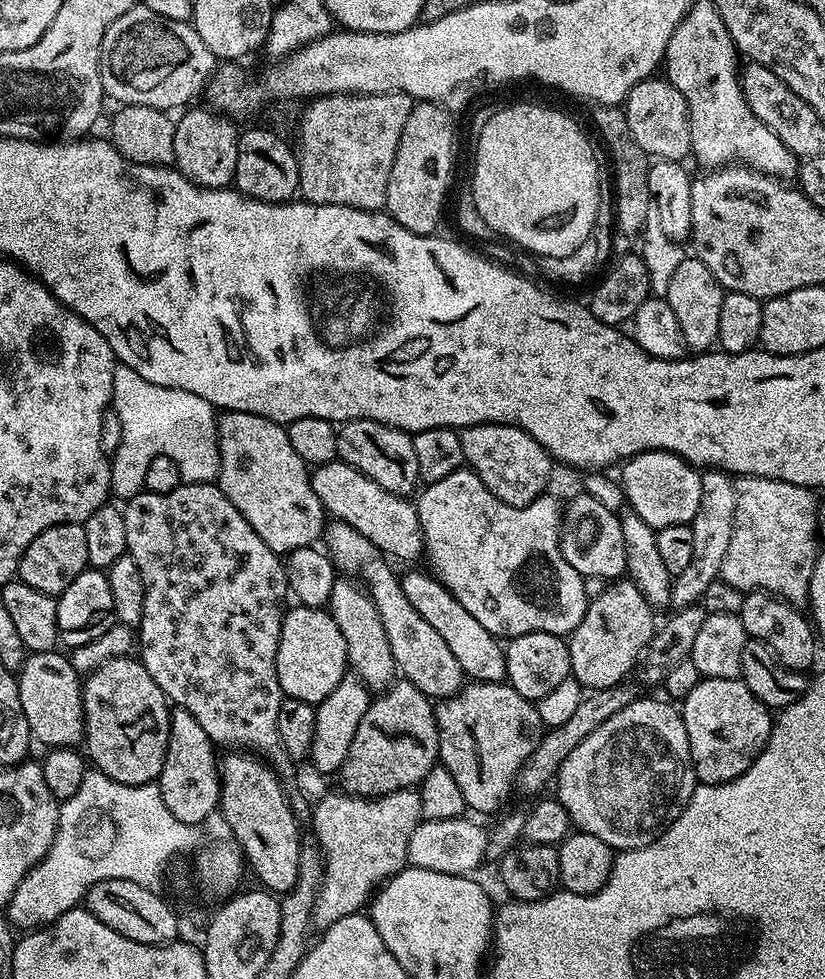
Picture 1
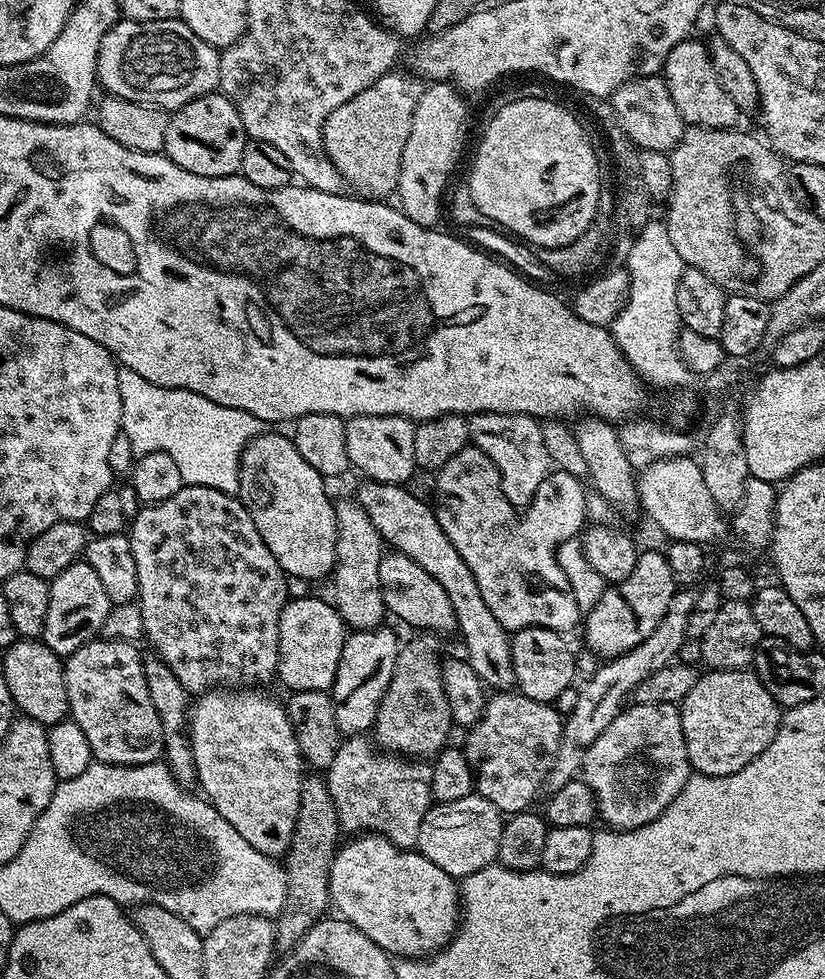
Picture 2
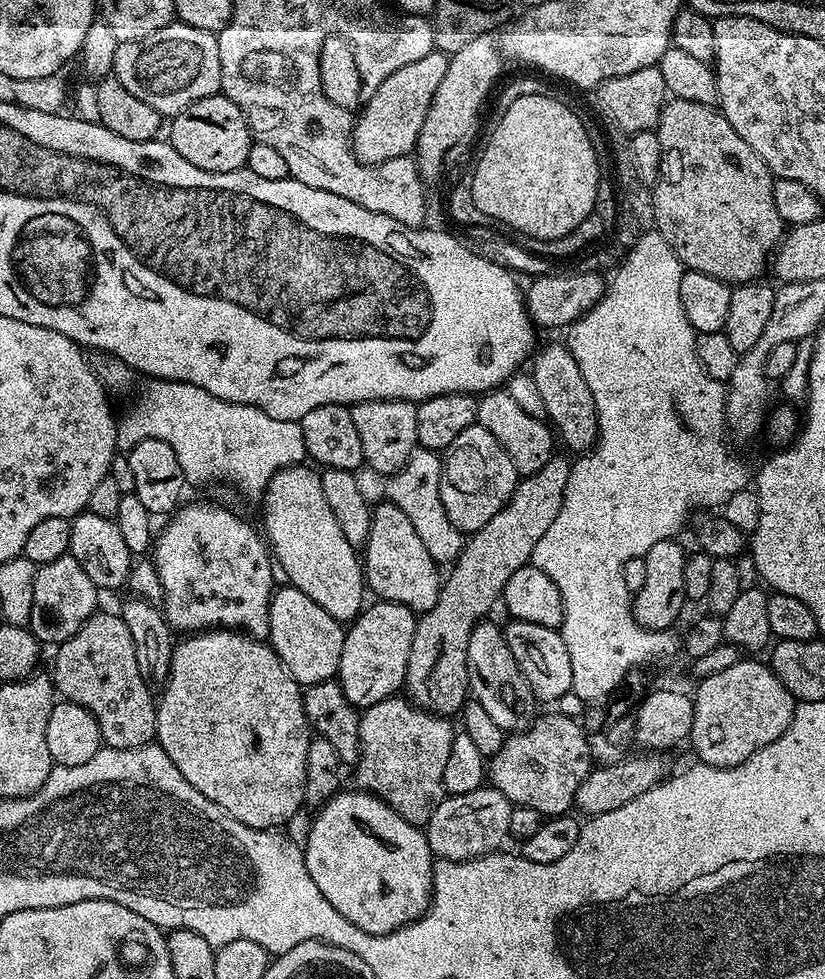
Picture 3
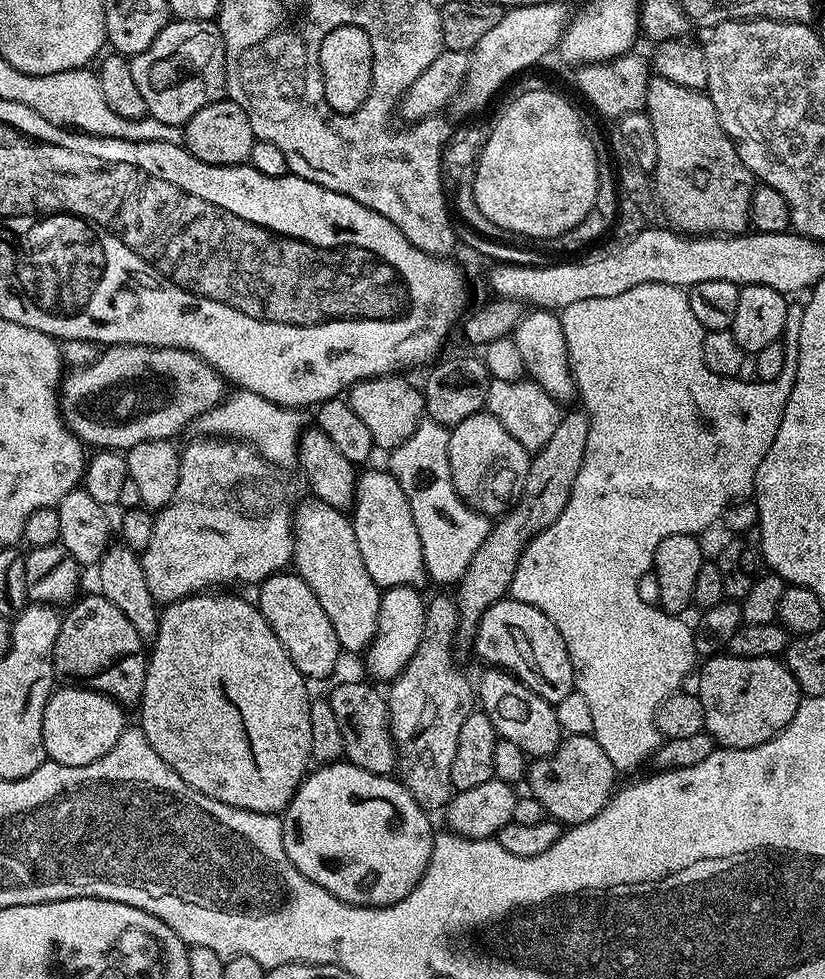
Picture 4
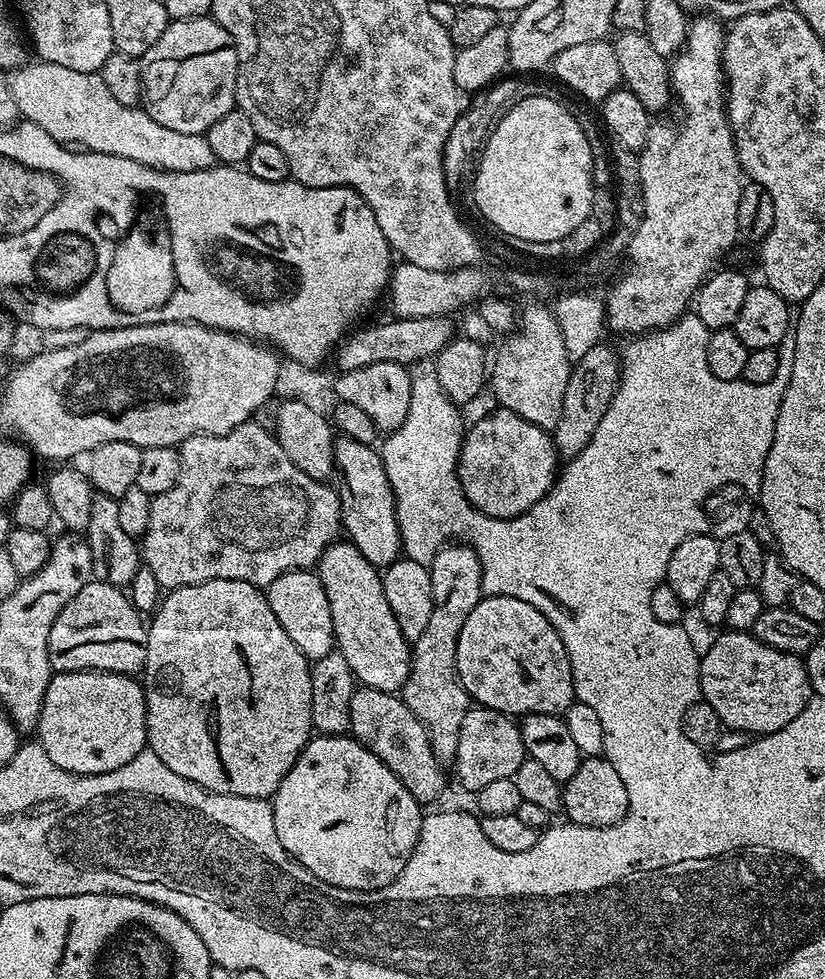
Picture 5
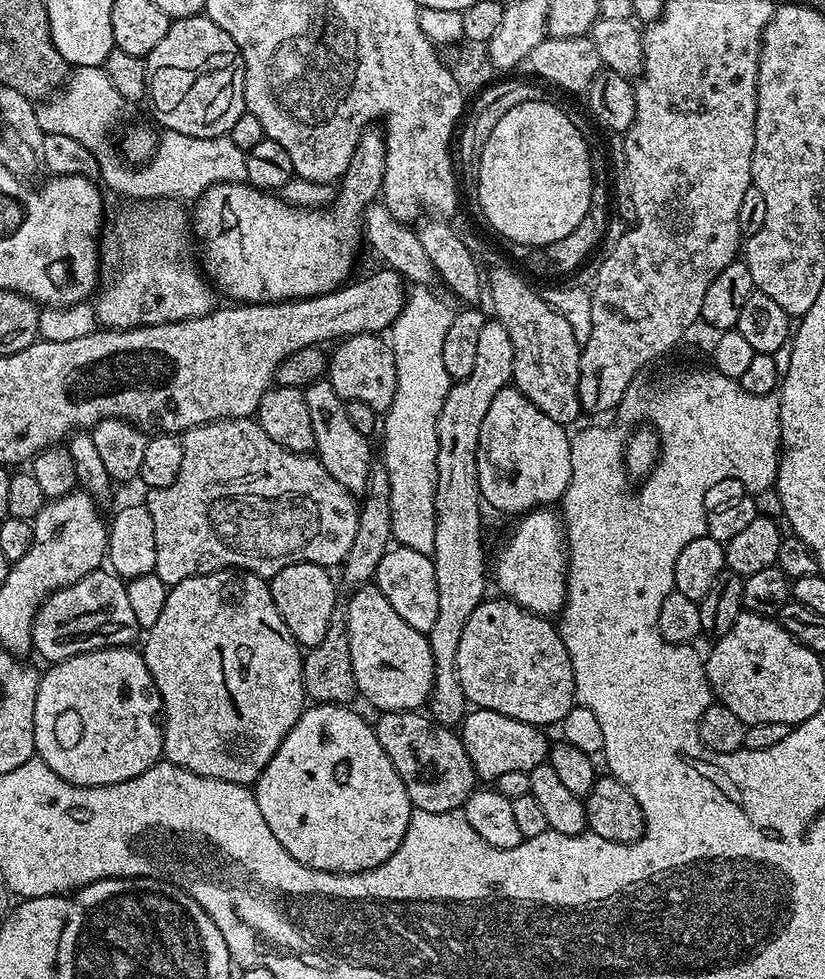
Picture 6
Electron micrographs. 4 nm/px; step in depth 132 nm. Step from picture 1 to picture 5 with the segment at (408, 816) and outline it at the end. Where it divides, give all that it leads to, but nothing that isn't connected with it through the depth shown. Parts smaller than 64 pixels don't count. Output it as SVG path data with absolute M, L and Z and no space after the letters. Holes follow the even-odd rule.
M449 542L437 552L430 565L430 586L434 610L422 638L411 645L412 665L402 689L402 699L413 714L430 729L432 749L442 762L455 761L462 718L466 718L470 697L456 673L458 634L470 610L482 599L482 570L476 551L464 542Z

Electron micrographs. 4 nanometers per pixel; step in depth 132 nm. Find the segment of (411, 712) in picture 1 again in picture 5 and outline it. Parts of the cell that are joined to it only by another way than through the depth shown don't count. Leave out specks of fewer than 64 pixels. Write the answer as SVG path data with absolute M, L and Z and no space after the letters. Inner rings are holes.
M604 342L595 344L572 365L572 373L566 382L566 398L562 398L562 418L558 418L558 426L551 433L552 442L561 457L574 457L587 446L620 384L621 357L617 349L615 352L606 345Z

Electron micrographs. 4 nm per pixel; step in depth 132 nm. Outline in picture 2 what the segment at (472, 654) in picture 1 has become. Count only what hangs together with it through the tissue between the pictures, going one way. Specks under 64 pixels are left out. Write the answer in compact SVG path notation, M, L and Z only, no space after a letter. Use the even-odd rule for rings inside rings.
M385 551L378 566L378 582L382 586L385 609L391 615L393 612L402 623L416 628L412 630L423 630L428 634L457 631L454 606L450 606L446 590L442 590L442 586L438 586L438 582L430 578L430 574L426 574L418 562L414 562L414 558L401 552Z

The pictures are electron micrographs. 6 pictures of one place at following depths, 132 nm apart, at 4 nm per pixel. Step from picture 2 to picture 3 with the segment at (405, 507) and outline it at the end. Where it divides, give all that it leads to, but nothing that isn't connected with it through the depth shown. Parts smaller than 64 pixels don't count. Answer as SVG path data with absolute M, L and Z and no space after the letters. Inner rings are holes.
M481 622L474 626L474 630L470 634L470 646L466 646L468 687L475 703L480 704L482 710L486 710L486 714L490 714L490 718L494 718L494 722L505 734L522 732L529 728L533 720L536 719L538 701L536 695L530 690L528 679L522 674L518 662L514 662L514 654L510 654L510 646L506 646L503 627L499 623L497 625L488 623Z

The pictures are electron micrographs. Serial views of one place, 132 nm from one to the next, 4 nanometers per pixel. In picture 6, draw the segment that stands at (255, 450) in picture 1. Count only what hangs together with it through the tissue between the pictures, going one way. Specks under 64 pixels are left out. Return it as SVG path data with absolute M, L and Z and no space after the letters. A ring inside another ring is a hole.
M369 582L360 585L351 593L352 596L348 600L348 612L346 611L346 619L348 621L348 637L350 638L350 662L354 666L354 678L356 679L356 691L361 697L365 696L370 703L380 712L414 712L423 709L429 703L432 695L432 683L436 677L436 659L430 650L430 642L427 635L418 630L414 630L414 626L410 626L410 622L406 622L402 617L394 611L394 606L390 606L390 602L386 598L386 594L382 594L382 590L377 588L375 583Z

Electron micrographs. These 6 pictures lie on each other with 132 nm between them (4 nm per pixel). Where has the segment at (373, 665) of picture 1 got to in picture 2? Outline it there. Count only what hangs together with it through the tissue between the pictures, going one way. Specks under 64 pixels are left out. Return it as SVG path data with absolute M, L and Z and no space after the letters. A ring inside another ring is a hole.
M355 498L335 501L336 505L336 565L332 568L330 583L332 596L337 614L342 617L349 629L361 632L367 628L379 628L385 623L386 609L382 598L382 586L378 582L378 566L385 553L385 542L378 534L374 522L370 522L370 514L362 510Z

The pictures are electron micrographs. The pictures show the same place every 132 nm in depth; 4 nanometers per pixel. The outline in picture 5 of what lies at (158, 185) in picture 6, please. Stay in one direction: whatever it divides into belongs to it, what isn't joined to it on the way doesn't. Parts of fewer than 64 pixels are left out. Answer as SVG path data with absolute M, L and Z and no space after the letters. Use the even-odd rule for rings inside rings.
M25 62L7 73L10 94L14 94L14 102L18 102L21 117L27 123L38 126L47 134L49 140L56 140L65 146L79 146L90 152L114 154L122 158L134 158L134 162L142 162L151 168L160 168L164 172L193 172L206 170L217 163L214 150L210 150L207 135L181 134L178 130L169 130L150 118L143 107L122 106L106 90L106 82L102 82L99 72L83 72L70 70L70 66L45 64L43 62Z

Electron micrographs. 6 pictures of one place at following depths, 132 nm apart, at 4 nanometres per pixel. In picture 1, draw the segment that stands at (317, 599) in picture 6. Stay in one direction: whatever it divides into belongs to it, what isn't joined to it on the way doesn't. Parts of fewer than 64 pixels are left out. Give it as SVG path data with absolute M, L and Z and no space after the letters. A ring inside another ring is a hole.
M289 607L280 623L280 641L276 655L278 682L285 697L313 706L321 704L342 682L349 671L346 638L338 630L338 622L324 608Z

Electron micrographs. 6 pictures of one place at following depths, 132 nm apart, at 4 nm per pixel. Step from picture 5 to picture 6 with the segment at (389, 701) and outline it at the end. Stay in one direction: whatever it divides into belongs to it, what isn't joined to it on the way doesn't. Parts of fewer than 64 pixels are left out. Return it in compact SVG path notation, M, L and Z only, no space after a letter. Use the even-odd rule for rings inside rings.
M420 710L380 712L377 717L374 720L376 737L378 742L382 742L382 750L386 750L386 758L390 758L394 770L398 770L398 778L402 778L406 786L413 809L418 812L455 812L463 809L468 795L477 787L478 777L459 735L451 727L437 724L431 715Z

